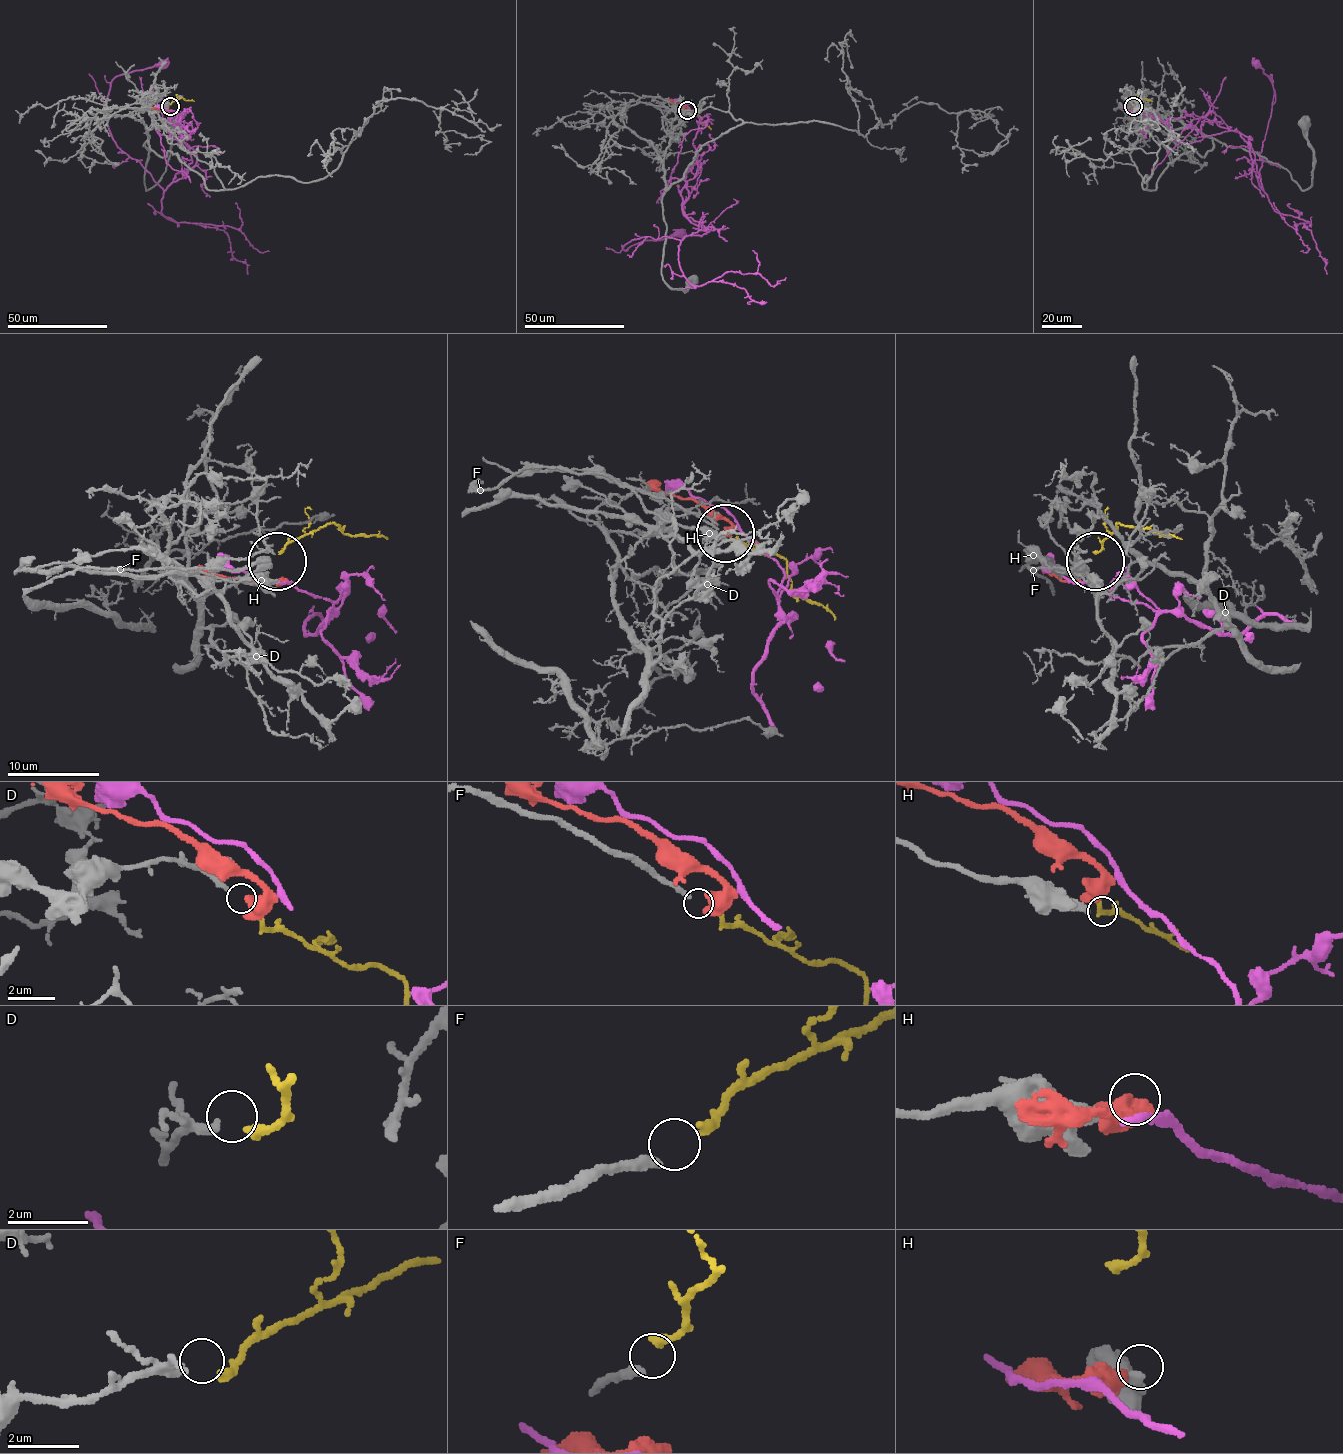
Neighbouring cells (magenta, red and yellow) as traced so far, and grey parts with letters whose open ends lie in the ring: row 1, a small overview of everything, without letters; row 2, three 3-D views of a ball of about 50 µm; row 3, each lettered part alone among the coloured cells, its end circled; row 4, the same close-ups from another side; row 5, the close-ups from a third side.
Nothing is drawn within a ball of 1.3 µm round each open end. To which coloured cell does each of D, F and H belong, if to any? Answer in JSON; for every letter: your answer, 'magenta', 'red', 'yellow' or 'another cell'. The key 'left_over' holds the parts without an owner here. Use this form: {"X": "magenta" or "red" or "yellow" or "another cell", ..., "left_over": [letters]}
{"D": "yellow", "F": "another cell", "H": "another cell", "left_over": ["F", "H"]}

